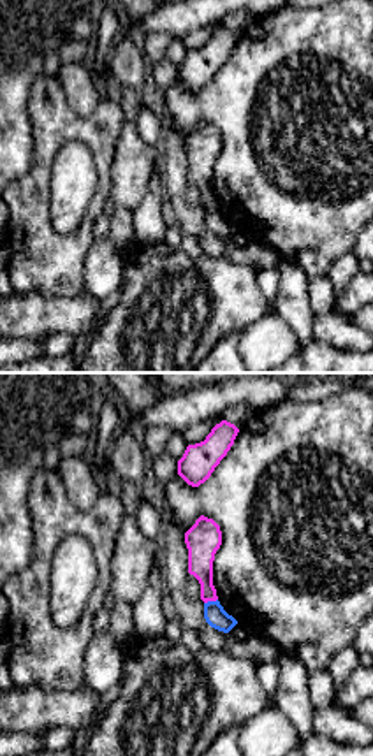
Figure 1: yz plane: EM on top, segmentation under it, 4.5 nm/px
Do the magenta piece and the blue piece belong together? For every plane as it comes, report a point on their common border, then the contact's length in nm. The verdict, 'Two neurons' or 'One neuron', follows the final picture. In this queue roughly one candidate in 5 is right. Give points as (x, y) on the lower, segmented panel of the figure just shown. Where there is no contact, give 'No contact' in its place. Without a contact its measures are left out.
Touches magenta at (210, 600). Shared border 70 nm

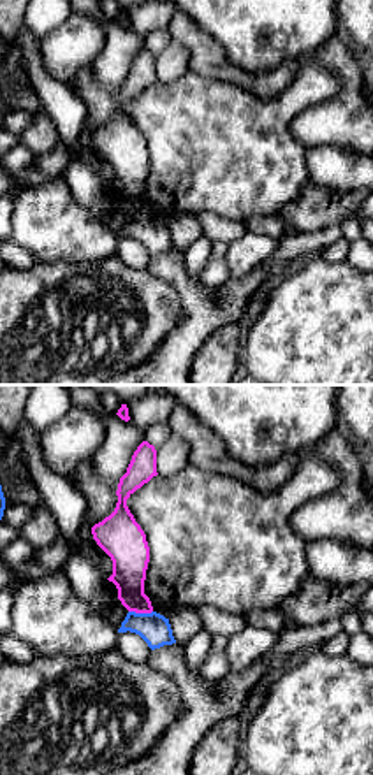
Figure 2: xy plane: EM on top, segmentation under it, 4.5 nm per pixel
Touches magenta at (141, 612). Shared border 110 nm

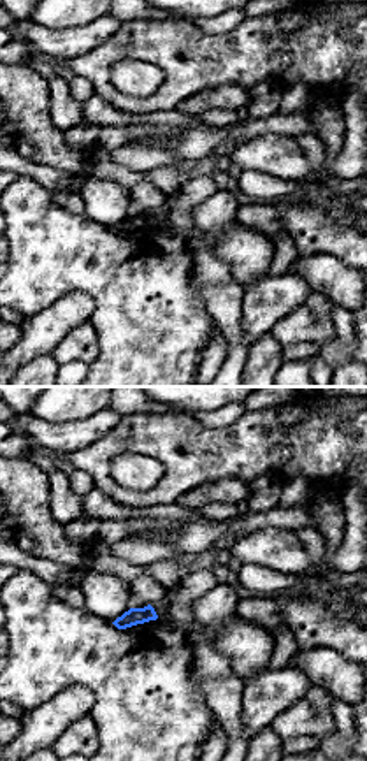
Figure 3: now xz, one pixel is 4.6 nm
No contact

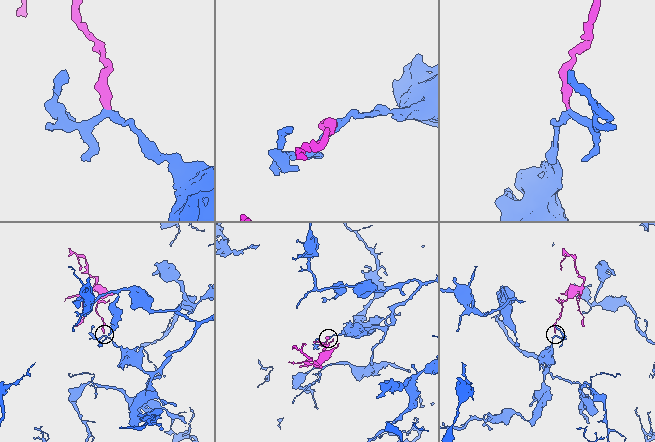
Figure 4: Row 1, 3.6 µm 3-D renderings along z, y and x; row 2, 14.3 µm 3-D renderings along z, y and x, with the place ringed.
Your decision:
Two neurons

